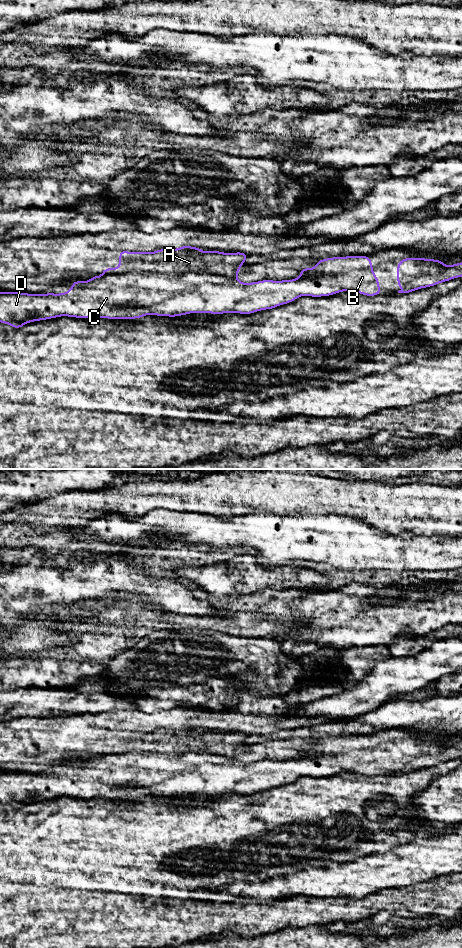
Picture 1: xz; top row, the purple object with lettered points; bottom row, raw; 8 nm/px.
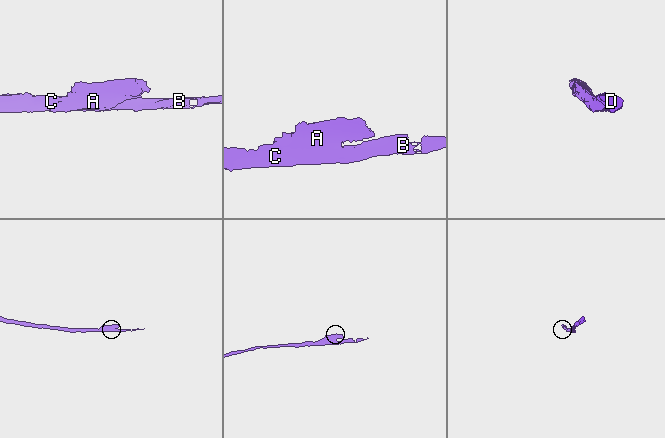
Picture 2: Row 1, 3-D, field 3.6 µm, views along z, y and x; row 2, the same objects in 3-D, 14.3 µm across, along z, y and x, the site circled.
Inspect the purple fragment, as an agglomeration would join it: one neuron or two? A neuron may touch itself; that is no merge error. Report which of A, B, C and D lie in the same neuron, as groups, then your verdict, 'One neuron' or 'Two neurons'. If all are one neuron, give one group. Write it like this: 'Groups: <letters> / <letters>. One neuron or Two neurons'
Groups: A / B C D. Two neurons

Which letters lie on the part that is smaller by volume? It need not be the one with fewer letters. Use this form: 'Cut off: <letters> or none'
Cut off: A

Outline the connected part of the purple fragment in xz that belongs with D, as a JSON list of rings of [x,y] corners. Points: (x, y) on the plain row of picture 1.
[[[344,736],[344,737],[331,737],[326,739],[320,739],[317,741],[317,745],[314,748],[303,748],[300,749],[300,756],[292,760],[261,760],[257,762],[244,763],[240,761],[233,761],[225,757],[217,755],[209,755],[206,753],[186,753],[170,756],[167,754],[124,754],[124,755],[100,755],[92,756],[88,761],[71,761],[72,767],[68,772],[64,773],[45,773],[45,774],[29,774],[22,772],[5,772],[0,771],[0,802],[9,804],[14,809],[19,809],[27,803],[48,800],[52,798],[57,798],[61,796],[75,797],[75,798],[106,798],[106,799],[138,799],[146,795],[155,795],[155,796],[167,796],[167,797],[177,797],[183,796],[191,793],[209,793],[209,794],[225,794],[225,793],[240,793],[242,795],[248,795],[255,793],[261,790],[274,789],[277,786],[288,784],[292,781],[295,781],[300,776],[310,776],[310,777],[323,777],[335,775],[342,771],[356,772],[364,776],[377,776],[380,775],[382,768],[378,765],[379,758],[376,757],[373,752],[373,745],[371,743],[371,736]]]

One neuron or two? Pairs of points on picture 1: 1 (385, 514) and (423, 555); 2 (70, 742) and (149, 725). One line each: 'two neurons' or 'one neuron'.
1: two neurons
2: one neuron

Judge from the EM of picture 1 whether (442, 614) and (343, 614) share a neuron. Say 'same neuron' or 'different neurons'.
same neuron

